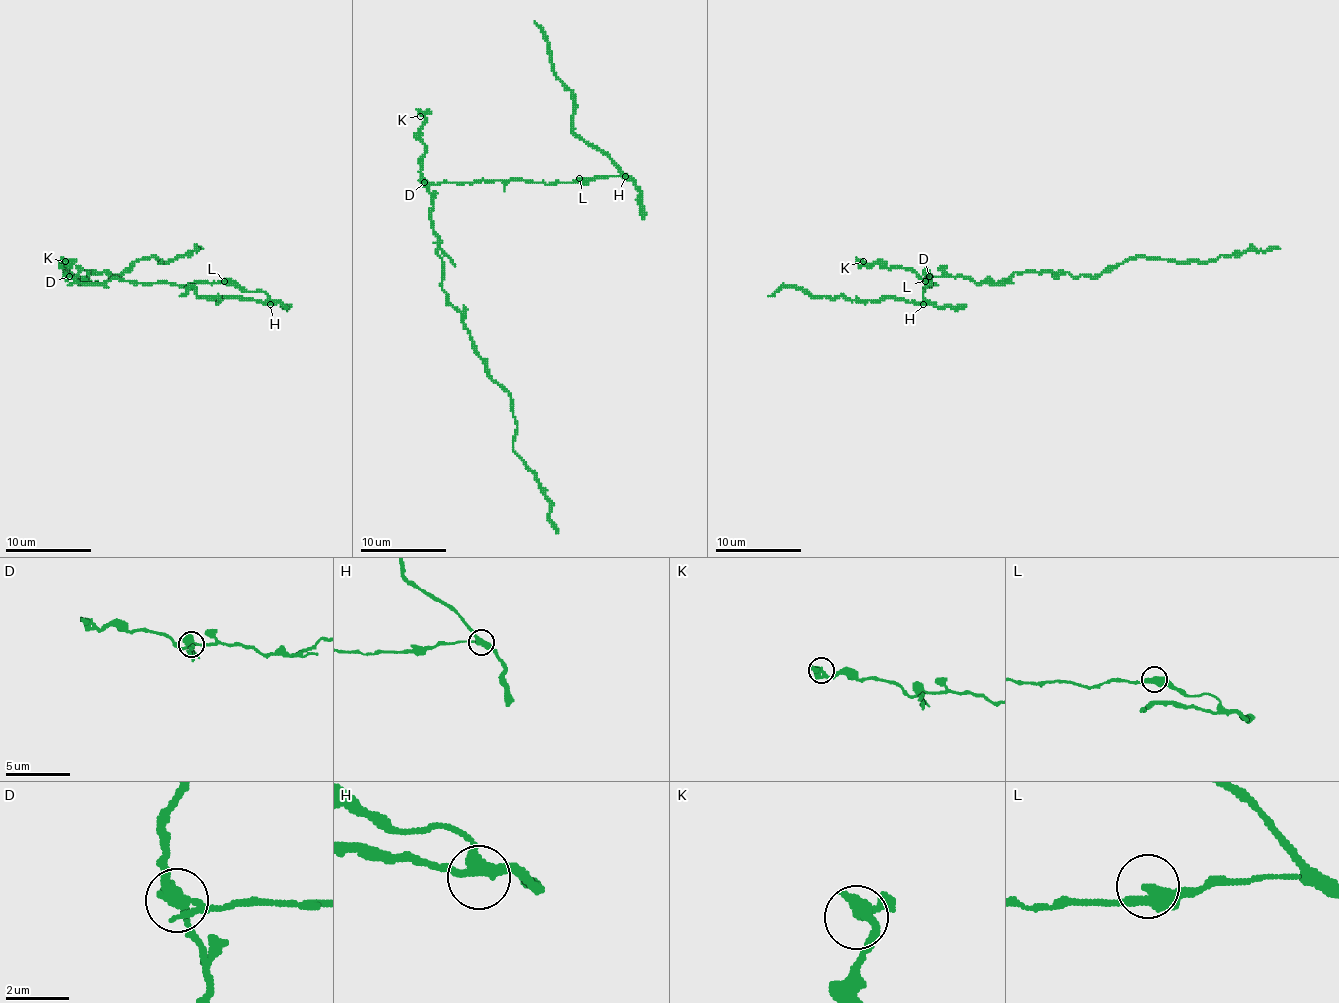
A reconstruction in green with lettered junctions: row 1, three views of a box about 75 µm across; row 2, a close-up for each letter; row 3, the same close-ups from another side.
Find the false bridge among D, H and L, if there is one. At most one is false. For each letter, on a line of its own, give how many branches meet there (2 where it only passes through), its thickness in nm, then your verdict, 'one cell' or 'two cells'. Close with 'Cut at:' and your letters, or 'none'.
D: 3 branches meet; 400 nm thick; two cells
H: 3 branches meet; 320 nm thick; one cell
L: 3 branches meet; 340 nm thick; one cell
Cut at: D

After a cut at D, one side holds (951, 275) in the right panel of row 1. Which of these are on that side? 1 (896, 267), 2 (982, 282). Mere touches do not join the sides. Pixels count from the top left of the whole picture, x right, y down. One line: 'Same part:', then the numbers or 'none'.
Same part: 1, 2

